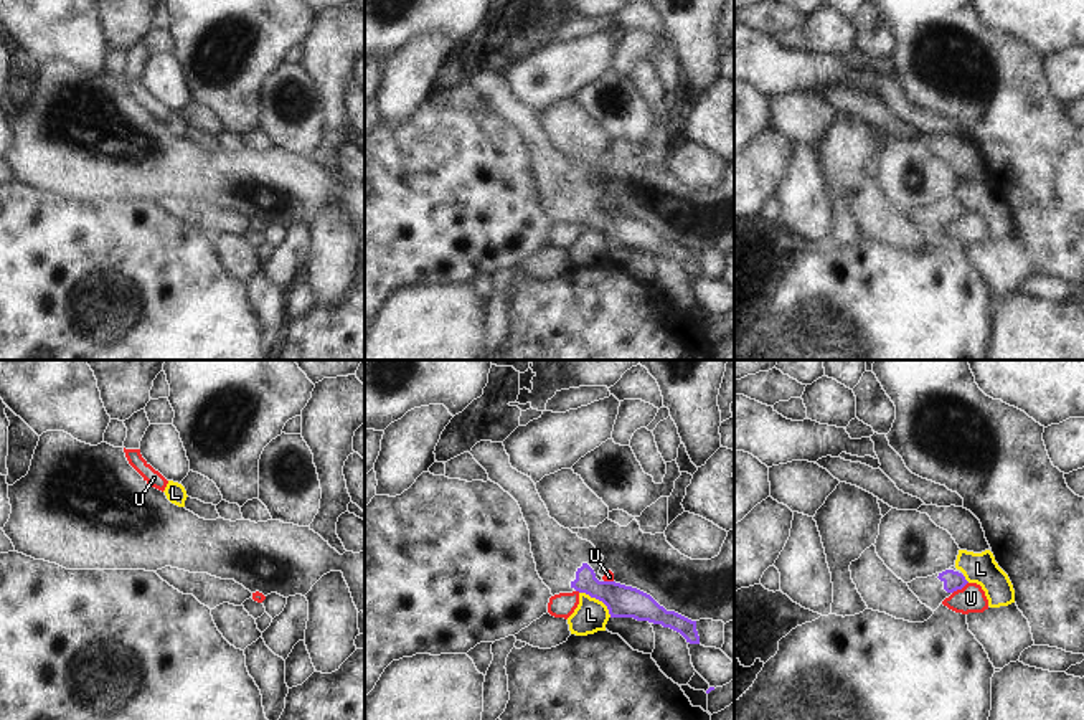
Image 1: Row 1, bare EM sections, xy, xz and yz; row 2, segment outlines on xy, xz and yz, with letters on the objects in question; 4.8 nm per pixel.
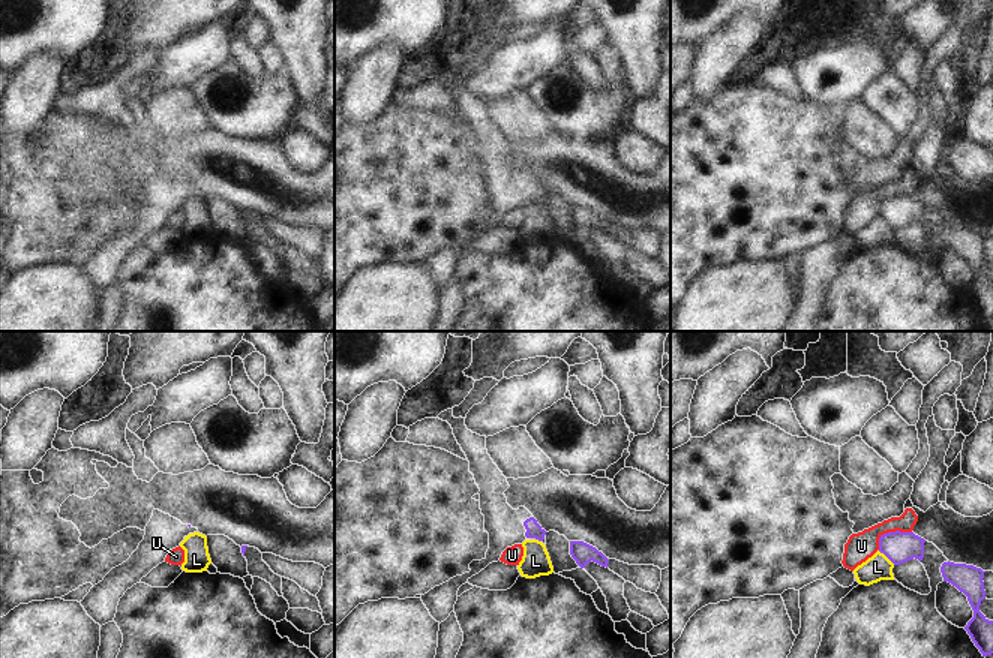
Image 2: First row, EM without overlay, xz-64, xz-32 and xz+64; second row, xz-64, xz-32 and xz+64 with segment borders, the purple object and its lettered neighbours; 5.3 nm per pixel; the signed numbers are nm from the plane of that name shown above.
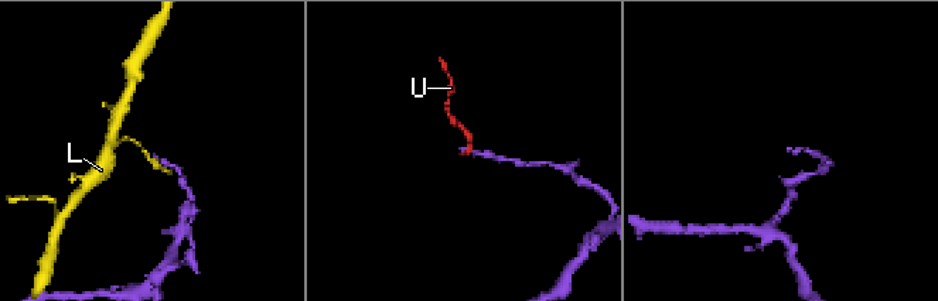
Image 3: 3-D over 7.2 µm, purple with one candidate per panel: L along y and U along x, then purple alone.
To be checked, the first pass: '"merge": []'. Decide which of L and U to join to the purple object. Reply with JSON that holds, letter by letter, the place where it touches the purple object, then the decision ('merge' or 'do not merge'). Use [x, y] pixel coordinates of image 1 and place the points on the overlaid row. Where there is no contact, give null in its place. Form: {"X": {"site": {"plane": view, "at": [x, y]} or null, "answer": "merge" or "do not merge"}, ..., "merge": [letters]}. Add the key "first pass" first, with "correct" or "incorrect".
{"first pass": "correct", "L": {"site": {"plane": "xz", "at": [598, 598]}, "answer": "do not merge"}, "U": {"site": {"plane": "yz", "at": [959, 588]}, "answer": "do not merge"}, "merge": []}

